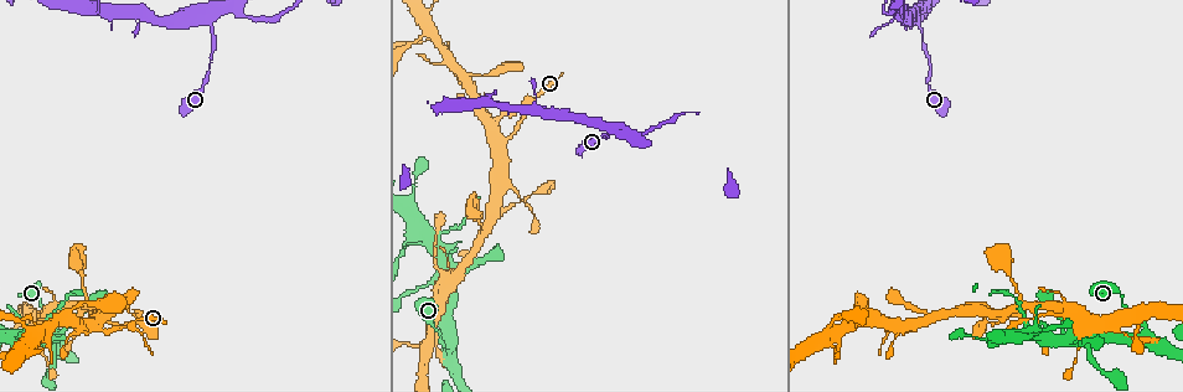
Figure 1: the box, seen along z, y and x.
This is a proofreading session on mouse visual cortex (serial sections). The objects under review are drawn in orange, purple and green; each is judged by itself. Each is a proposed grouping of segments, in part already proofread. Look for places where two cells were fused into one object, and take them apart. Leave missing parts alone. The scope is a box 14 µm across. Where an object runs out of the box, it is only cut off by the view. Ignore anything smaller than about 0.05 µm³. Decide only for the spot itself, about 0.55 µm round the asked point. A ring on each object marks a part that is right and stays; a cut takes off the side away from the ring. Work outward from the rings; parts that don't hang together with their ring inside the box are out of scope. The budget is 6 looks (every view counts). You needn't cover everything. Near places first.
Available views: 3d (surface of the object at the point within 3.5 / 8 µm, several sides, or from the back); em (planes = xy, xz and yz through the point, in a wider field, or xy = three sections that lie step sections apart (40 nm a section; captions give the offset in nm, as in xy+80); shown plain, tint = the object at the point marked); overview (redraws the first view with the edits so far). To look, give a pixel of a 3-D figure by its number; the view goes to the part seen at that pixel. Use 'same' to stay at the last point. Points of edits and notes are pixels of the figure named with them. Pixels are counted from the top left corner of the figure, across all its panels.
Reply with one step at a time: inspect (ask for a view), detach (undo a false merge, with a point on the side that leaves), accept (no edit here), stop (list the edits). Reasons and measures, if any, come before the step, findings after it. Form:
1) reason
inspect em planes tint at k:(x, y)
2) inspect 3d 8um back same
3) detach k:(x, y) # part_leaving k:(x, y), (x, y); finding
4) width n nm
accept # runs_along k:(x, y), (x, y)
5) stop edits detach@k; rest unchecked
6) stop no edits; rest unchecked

sharp bend
inspect 3d 3.5um at 1:(1071, 338)

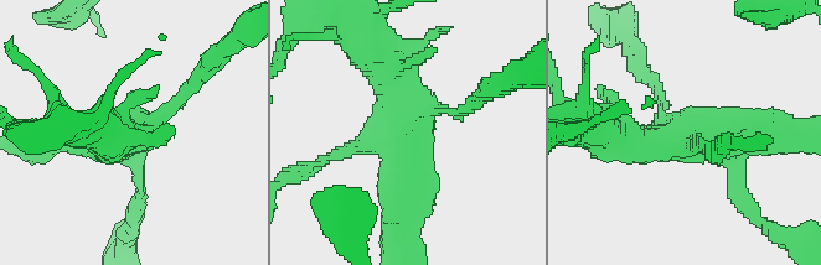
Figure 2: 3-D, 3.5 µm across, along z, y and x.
shape alone is not enough
inspect em planes tint at 2:(407, 143)

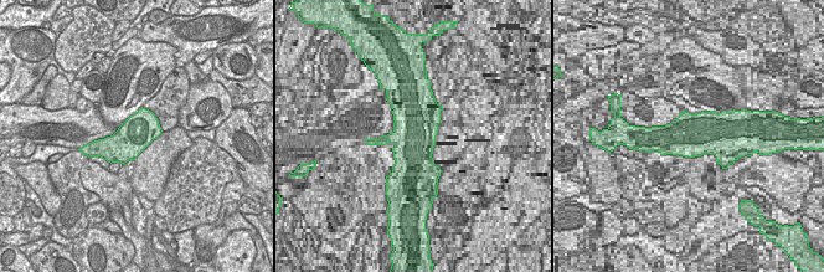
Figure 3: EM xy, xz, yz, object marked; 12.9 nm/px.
accept # runs_along 2:(402, 221), (411, 144), (387, 65); all the same cell

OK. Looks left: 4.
narrows sharply
inspect 3d 3.5um at 1:(122, 327)

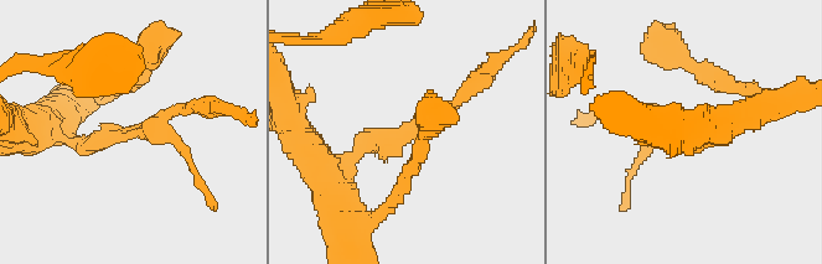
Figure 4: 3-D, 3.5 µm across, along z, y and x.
now the EM
inspect em xy step 5 tint at 4:(401, 131)

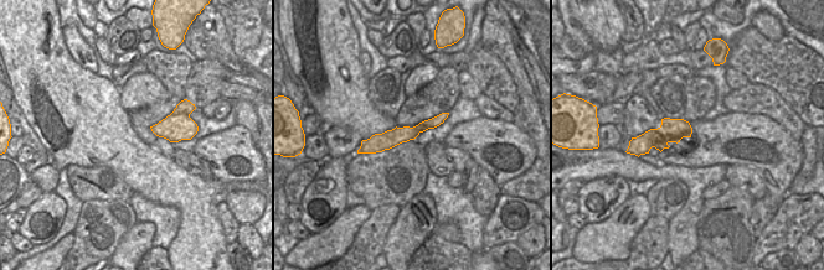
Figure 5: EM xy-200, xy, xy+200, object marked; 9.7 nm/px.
accept # runs_along 4:(468, 92), (372, 143), (334, 174); one cell here

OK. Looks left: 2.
a narrow waist
inspect 3d 3.5um at 1:(920, 25)

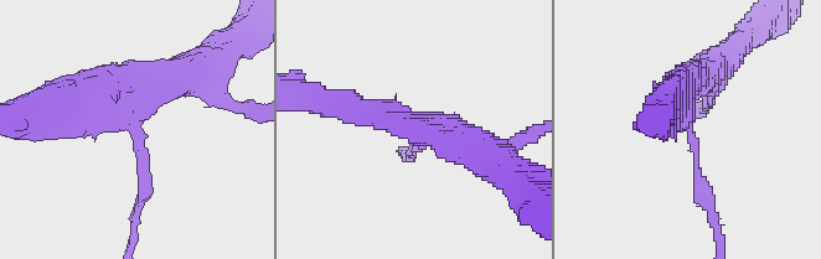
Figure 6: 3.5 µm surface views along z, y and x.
inspect em planes tint at 6:(687, 126)

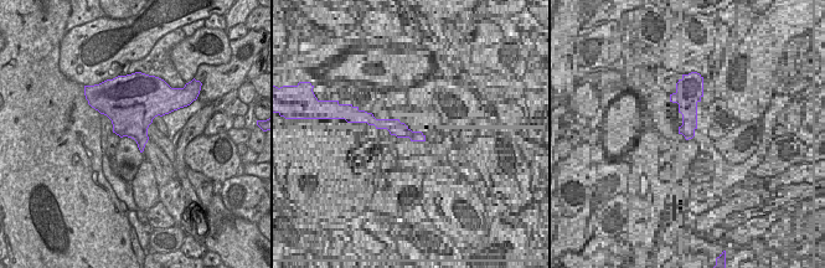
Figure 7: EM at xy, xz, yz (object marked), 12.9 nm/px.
width 500 nm
accept # runs_along 6:(140, 201), (137, 129), (103, 91), (68, 98); one cell here

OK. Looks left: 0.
stop no edits; rest unchecked

